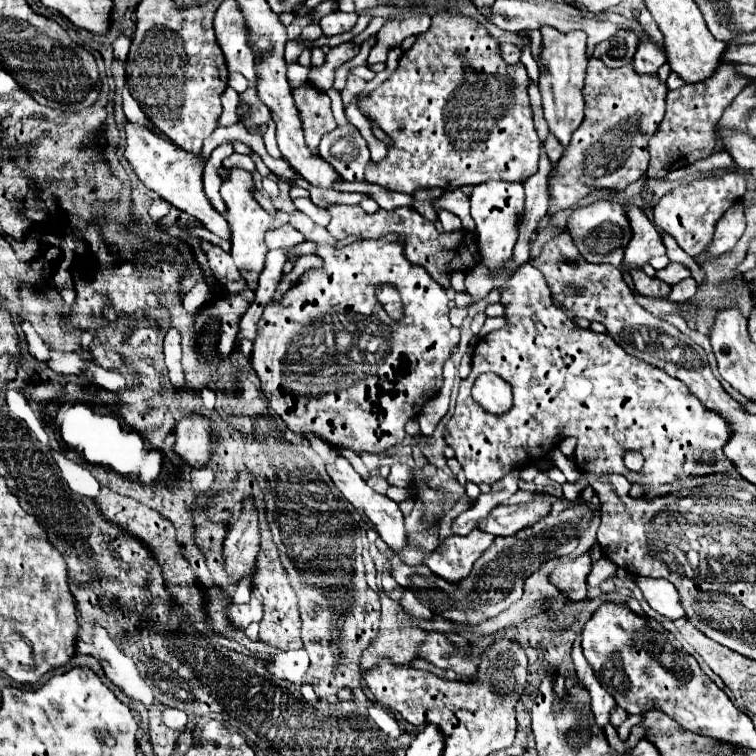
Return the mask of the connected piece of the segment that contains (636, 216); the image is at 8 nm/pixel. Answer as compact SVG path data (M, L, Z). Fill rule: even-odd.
M627 203L625 215L633 229L633 237L631 237L629 245L625 247L625 263L623 263L621 271L629 273L631 267L641 269L645 263L649 263L651 257L665 255L665 247L659 237L659 231L637 205Z

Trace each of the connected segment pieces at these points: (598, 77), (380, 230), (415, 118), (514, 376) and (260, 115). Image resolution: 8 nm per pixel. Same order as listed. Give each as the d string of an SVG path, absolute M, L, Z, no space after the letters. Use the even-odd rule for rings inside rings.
M589 59L583 87L585 119L571 135L557 167L549 173L547 217L577 207L577 203L595 189L623 191L629 183L645 175L649 163L647 141L665 115L667 91L667 85L663 85L657 75L633 75L631 65L609 71L599 59Z
M333 205L329 207L331 213L331 223L329 223L329 233L335 239L345 239L349 235L359 237L359 239L381 239L389 233L397 235L403 239L403 255L413 263L423 267L435 283L439 283L443 289L451 289L451 275L453 273L469 273L473 267L481 261L479 247L477 247L477 237L467 231L443 231L439 233L433 225L433 221L425 219L421 213L417 213L413 207L397 207L391 211L379 209L375 213L365 213L359 205Z
M457 9L439 11L433 21L425 13L387 21L377 33L377 45L369 53L369 65L385 63L387 51L395 45L401 45L401 41L411 35L417 35L417 39L413 47L403 53L391 77L367 97L357 101L359 111L391 139L387 157L379 163L367 163L365 179L389 191L413 193L421 187L441 187L449 191L463 185L479 185L491 179L523 183L537 173L539 139L533 127L533 111L527 93L529 77L525 65L505 63L499 41L489 35L485 25L465 17Z
M525 263L519 267L519 271L507 281L505 287L499 289L501 291L501 303L505 307L505 317L507 317L507 325L503 329L497 329L485 337L479 339L479 343L475 345L473 349L473 359L471 359L471 373L467 379L461 381L461 387L459 387L459 397L457 397L457 407L455 407L455 413L453 417L447 421L447 427L445 427L445 443L449 447L453 447L455 451L455 459L459 461L459 465L463 467L463 473L467 477L467 481L473 481L473 483L489 483L493 485L497 479L501 479L505 473L509 473L513 469L513 459L511 459L511 451L521 447L521 449L533 449L533 447L541 447L545 453L549 453L555 445L559 445L565 437L575 437L577 439L577 447L575 447L575 465L579 467L579 471L585 471L585 473L593 473L593 475L607 475L607 473L619 473L619 475L625 475L625 479L629 483L639 483L643 487L643 495L651 495L657 487L653 487L653 483L673 483L677 479L677 471L673 471L673 463L685 463L685 467L701 467L701 465L709 465L713 467L715 461L707 461L705 459L705 433L715 433L719 435L719 443L725 443L729 441L731 437L731 429L727 427L727 423L723 421L723 417L711 413L699 399L693 397L693 393L687 389L685 383L677 381L675 377L669 377L665 375L665 371L657 371L657 367L649 367L649 363L641 363L641 359L633 359L633 355L629 355L627 351L623 351L607 333L605 335L599 335L599 333L593 333L591 329L581 329L563 309L555 307L553 301L551 301L551 295L549 295L549 287L545 283L545 277L539 269L535 269L531 263ZM479 373L497 373L501 379L505 379L511 389L513 389L513 405L509 411L501 413L501 415L493 415L489 411L485 411L473 397L471 397L471 387L473 387L473 381ZM625 451L639 451L643 457L645 457L645 465L643 465L643 471L641 473L633 473L629 471L625 465L623 465L623 453Z
M247 89L245 93L241 93L241 95L239 95L239 101L241 101L241 103L247 103L247 107L249 107L249 113L247 113L245 123L251 121L253 125L265 125L265 123L271 119L269 109L257 99L255 89Z

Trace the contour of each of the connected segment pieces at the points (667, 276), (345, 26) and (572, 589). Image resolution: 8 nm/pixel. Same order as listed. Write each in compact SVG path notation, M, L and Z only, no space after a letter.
M669 263L665 269L657 271L655 277L657 277L657 279L663 279L663 281L669 283L669 285L675 285L675 283L679 283L681 279L691 277L691 271L689 271L689 267L685 267L683 263Z
M341 11L329 13L319 21L325 37L347 33L355 27L355 23L357 23L357 13L341 13Z
M583 553L581 557L559 563L551 573L549 573L549 583L557 587L559 593L565 595L567 603L579 603L587 599L587 575L591 571L591 559L589 553Z

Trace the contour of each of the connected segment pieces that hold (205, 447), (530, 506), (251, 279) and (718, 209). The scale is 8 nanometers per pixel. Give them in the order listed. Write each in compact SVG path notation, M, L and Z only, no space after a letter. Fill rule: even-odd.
M187 415L173 427L175 445L173 451L193 469L203 467L209 461L211 449L211 425L209 419L203 415Z
M529 501L521 505L499 505L487 517L477 519L477 529L491 535L515 535L519 529L537 523L541 515L549 511L545 501Z
M229 169L227 177L223 179L223 185L221 185L221 197L227 205L227 221L233 229L233 259L235 259L235 265L241 273L241 277L245 279L247 285L255 285L261 269L263 269L263 261L265 261L265 255L267 255L267 245L265 245L265 233L269 229L275 229L279 227L279 221L275 217L271 217L259 203L257 199L253 197L253 175L245 169Z
M731 171L731 173L723 173L721 177L703 177L703 179L695 179L687 185L679 185L673 191L665 193L659 203L653 209L653 223L657 225L657 229L671 233L679 247L691 255L697 257L703 253L705 245L711 243L713 239L713 231L715 231L715 223L721 219L721 215L735 205L741 195L747 191L747 181L745 175Z

